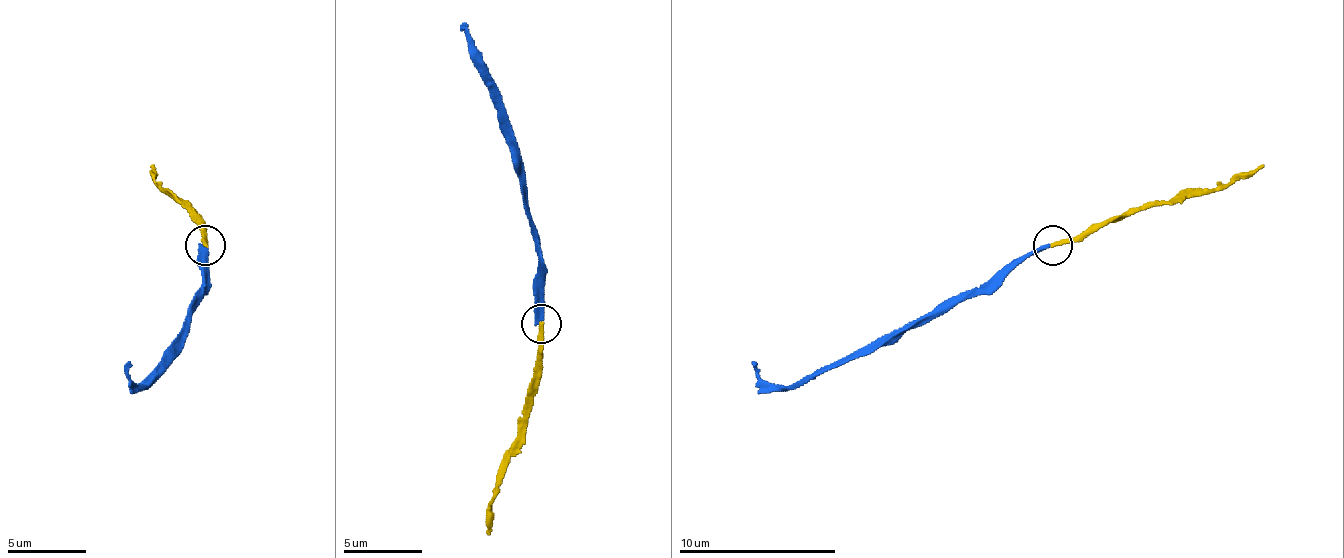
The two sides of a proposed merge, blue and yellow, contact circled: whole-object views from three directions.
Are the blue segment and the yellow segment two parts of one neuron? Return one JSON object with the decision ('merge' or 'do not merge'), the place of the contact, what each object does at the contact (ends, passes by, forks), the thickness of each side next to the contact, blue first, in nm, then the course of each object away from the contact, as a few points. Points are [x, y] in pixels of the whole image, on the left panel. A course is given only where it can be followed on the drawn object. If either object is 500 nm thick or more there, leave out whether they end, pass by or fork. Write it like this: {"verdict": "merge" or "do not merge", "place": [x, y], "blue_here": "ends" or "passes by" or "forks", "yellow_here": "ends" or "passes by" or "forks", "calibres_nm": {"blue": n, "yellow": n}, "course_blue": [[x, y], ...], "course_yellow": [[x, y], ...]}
{"verdict": "merge", "place": [205, 245], "blue_here": "ends", "yellow_here": "ends", "calibres_nm": {"blue": 280, "yellow": 260}, "course_blue": [[204, 246], [204, 285], [192, 297], [172, 344], [137, 388], [129, 360]], "course_yellow": [[204, 246], [204, 230], [196, 218], [153, 179], [153, 163]]}

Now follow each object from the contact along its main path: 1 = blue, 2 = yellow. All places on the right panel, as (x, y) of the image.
1: (1054, 246), (1038, 246), (955, 297), (786, 388), (770, 388), (751, 360)
2: (1054, 246), (1097, 230), (1105, 222), (1125, 218), (1160, 203), (1180, 203), (1188, 195), (1247, 179), (1263, 163)

